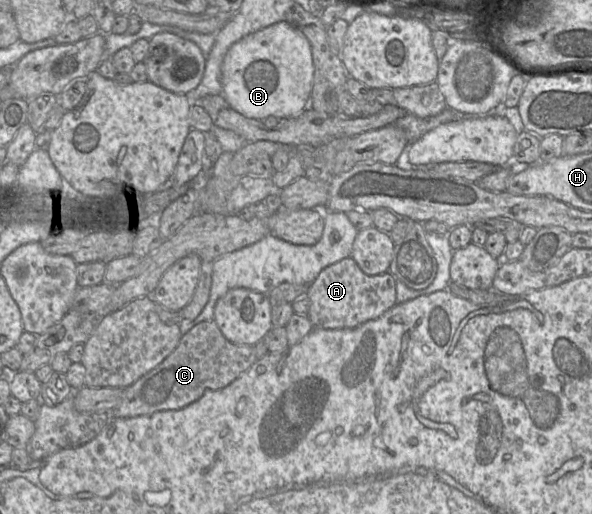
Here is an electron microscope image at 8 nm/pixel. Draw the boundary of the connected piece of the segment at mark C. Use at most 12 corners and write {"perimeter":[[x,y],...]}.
{"perimeter":[[213,319],[123,388],[109,417],[181,409],[257,359]]}

